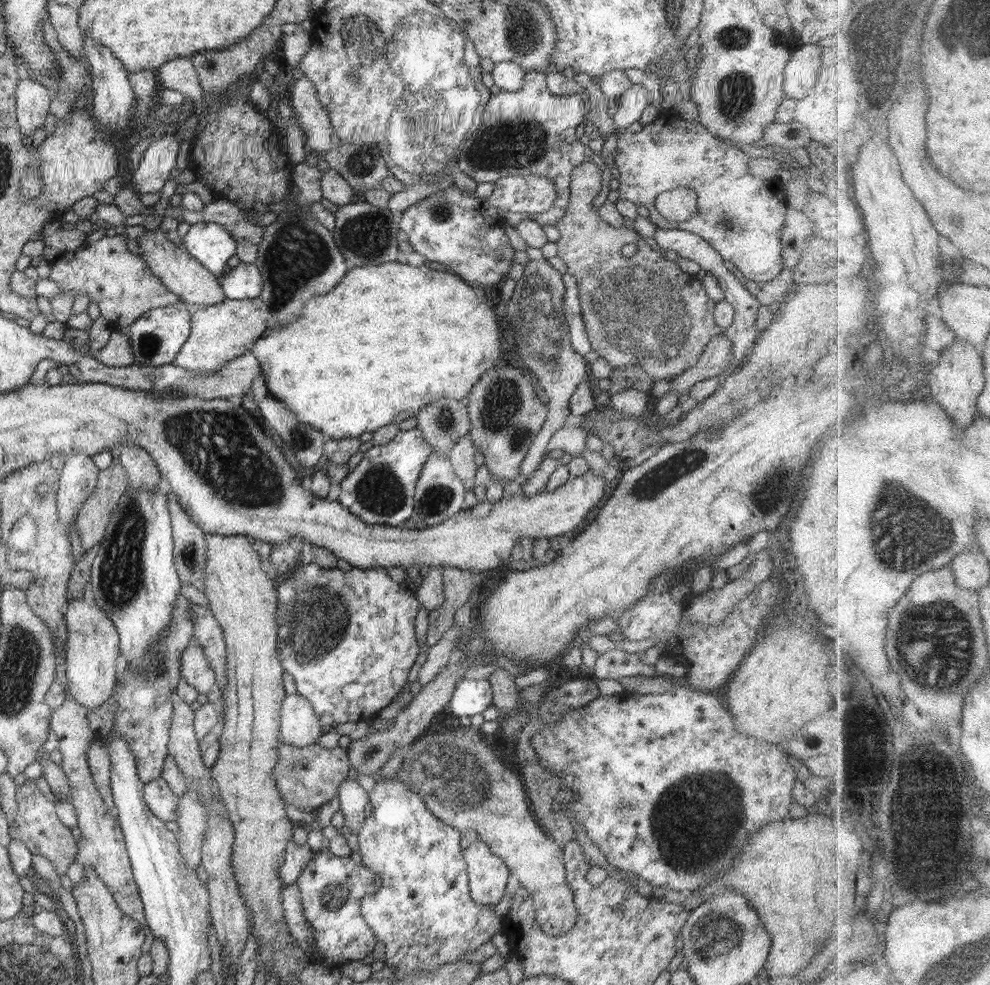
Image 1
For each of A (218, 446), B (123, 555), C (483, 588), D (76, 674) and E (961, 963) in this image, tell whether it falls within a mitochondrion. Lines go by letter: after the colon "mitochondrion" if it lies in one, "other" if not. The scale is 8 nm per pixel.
A: mitochondrion
B: mitochondrion
C: other
D: other
E: mitochondrion

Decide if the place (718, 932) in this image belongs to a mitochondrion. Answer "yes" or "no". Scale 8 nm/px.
yes

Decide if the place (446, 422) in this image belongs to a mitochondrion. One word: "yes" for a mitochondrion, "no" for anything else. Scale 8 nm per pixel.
yes

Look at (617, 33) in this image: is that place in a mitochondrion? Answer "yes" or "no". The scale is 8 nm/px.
no

